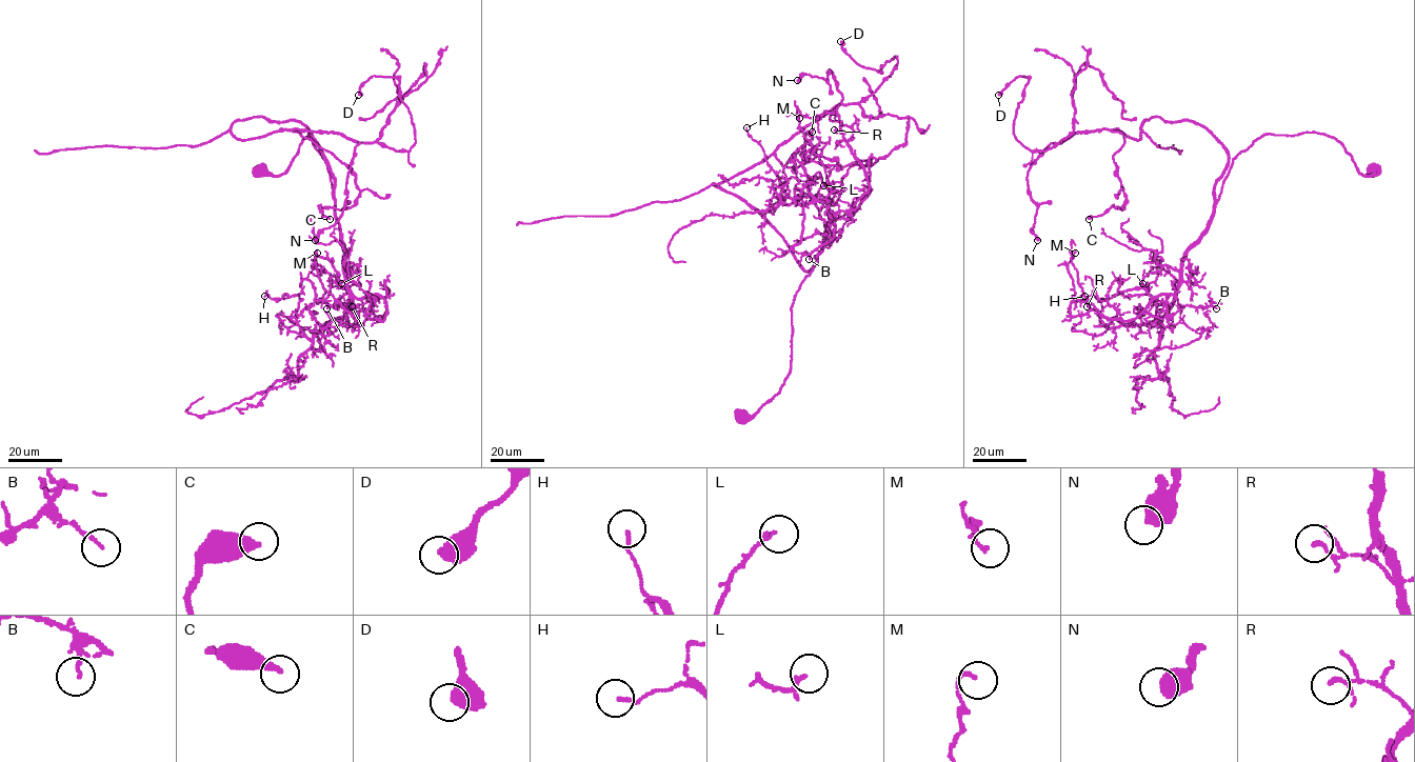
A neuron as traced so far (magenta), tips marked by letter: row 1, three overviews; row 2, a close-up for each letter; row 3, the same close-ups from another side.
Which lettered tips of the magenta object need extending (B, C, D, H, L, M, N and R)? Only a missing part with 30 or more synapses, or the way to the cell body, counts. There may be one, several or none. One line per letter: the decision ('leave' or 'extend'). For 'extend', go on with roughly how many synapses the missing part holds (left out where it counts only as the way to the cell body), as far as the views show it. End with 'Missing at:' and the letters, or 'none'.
B: leave
C: leave
D: leave
H: leave
L: leave
M: leave
N: leave
R: leave
Missing at: none

